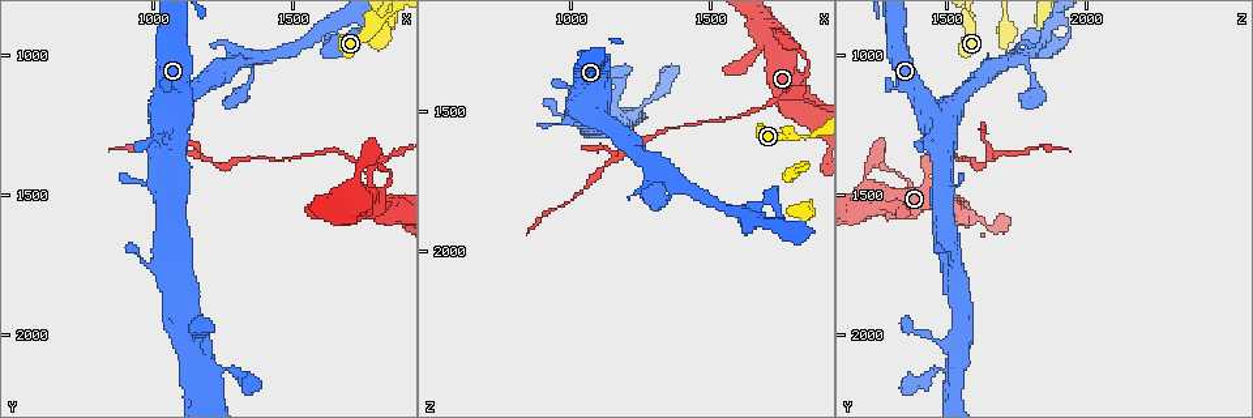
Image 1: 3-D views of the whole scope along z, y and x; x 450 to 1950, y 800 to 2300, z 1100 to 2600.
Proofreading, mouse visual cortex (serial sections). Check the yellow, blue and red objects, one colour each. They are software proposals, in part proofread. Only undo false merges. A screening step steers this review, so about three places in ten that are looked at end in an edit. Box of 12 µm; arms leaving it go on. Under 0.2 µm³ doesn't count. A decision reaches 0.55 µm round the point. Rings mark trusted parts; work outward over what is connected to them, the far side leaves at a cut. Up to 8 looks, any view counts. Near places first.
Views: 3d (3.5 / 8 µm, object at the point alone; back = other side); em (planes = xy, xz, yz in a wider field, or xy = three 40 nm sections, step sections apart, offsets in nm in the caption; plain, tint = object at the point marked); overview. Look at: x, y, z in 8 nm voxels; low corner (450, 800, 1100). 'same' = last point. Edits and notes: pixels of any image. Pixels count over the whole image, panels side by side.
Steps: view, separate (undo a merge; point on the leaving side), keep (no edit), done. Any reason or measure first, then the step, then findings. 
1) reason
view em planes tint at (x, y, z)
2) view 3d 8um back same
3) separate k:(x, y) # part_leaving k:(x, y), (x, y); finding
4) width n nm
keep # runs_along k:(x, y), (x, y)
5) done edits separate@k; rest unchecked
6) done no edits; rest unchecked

sharp bend
view 3d 8um at (1780, 1400, 1430)

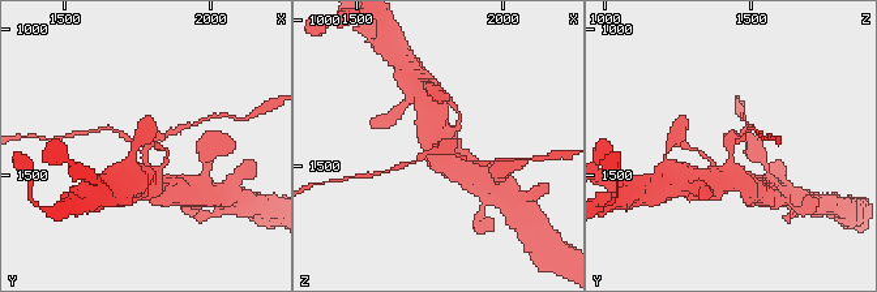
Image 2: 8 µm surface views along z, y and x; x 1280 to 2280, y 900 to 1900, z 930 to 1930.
zoom in
view 3d 3.5um at (1780, 1390, 1430)

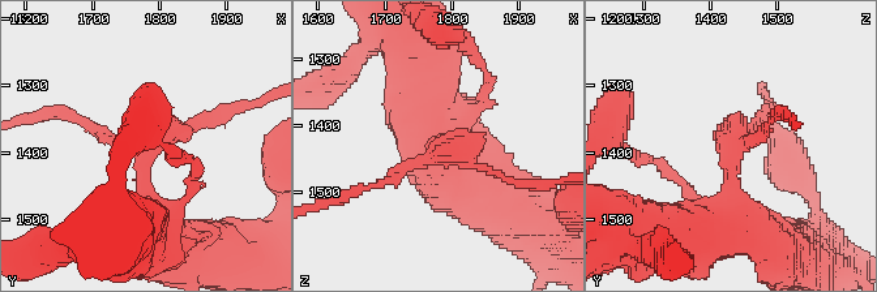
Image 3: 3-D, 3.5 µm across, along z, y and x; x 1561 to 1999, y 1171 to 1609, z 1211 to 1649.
view em xy step 2 tint at (1775, 1400, 1435)

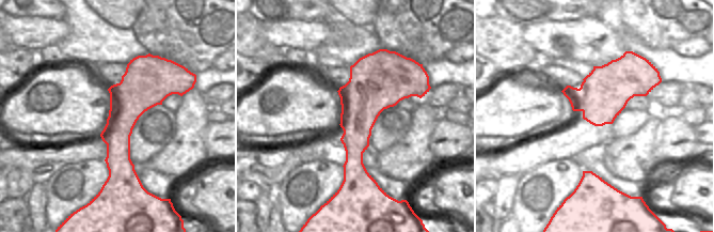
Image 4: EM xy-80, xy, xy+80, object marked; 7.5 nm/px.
separate 3:(761, 137) # a second cell is stuck on

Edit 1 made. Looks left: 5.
abrupt turn
view 3d 8um at (1730, 1500, 1240)

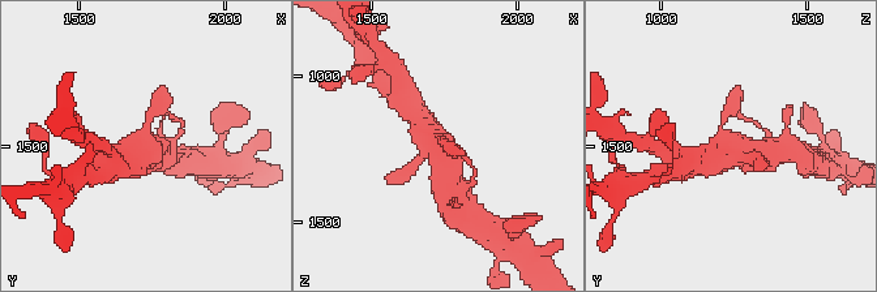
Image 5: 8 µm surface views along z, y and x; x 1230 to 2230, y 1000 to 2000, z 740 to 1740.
view 3d 3.5um at (1740, 1510, 1240)

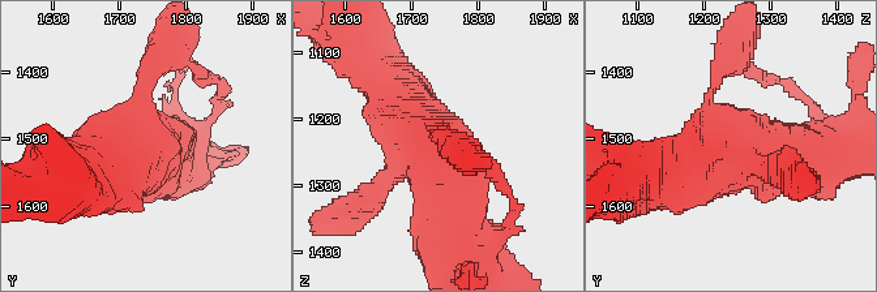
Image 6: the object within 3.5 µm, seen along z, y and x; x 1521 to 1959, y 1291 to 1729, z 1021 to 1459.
now the EM
view em xy step 3 tint at (1730, 1500, 1240)

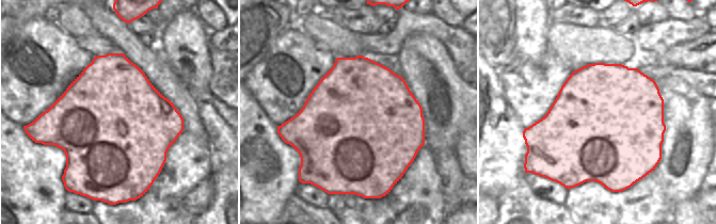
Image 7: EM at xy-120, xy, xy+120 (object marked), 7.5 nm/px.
keep # runs_along 6:(452, 240), (448, 174), (380, 84); continuous, no second cell

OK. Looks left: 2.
sharp bend
view em xy step 5 tint at (1080, 1280, 1490)

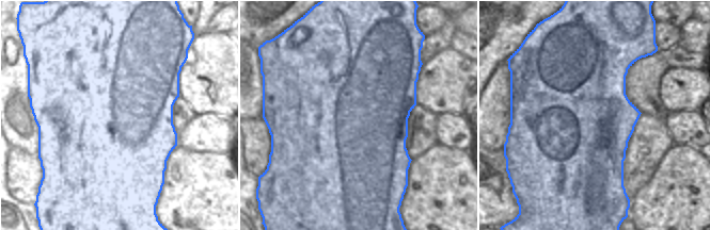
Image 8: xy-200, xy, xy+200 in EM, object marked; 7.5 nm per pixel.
view 3d 3.5um same

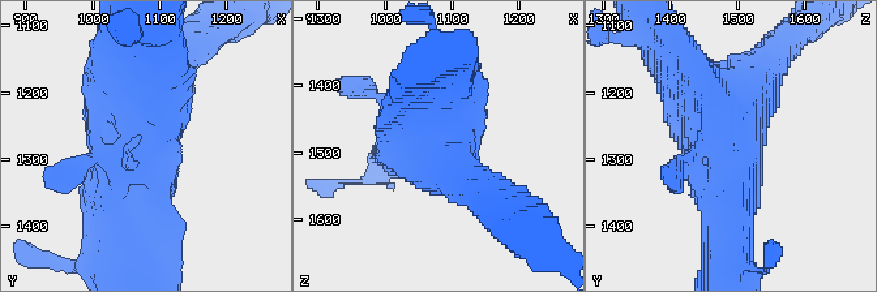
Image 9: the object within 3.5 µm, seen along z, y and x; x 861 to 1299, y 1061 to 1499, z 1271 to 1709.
keep # runs_along 9:(679, 68), (732, 144), (728, 223); one cell here

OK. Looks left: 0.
done edits separate@3; rest unchecked

